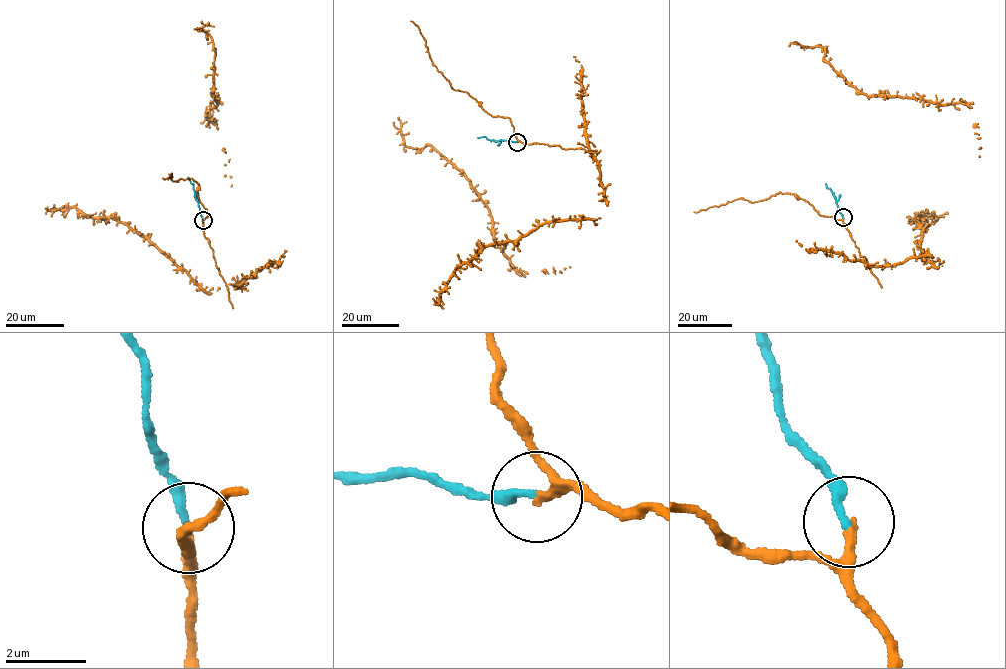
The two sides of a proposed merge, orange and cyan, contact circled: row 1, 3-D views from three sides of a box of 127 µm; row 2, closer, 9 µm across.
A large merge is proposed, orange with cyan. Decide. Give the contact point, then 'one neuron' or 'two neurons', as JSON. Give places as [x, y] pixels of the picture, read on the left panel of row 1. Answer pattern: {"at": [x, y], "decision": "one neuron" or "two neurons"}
{"at": [203, 220], "decision": "one neuron"}

